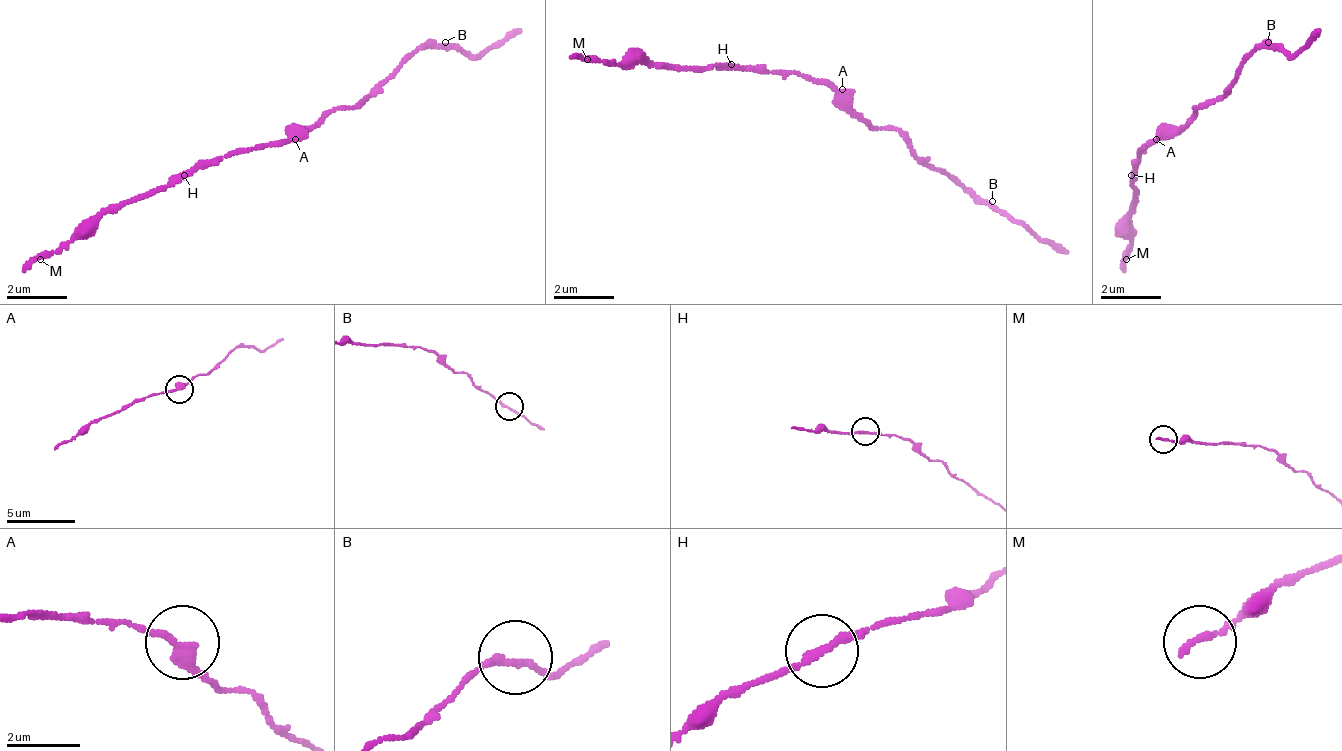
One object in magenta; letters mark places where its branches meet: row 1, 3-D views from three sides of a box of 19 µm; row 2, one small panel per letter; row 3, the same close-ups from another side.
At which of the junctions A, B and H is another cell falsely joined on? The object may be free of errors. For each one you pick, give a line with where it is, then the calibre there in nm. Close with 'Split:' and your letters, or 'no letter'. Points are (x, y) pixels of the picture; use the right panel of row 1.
Split: no letter

